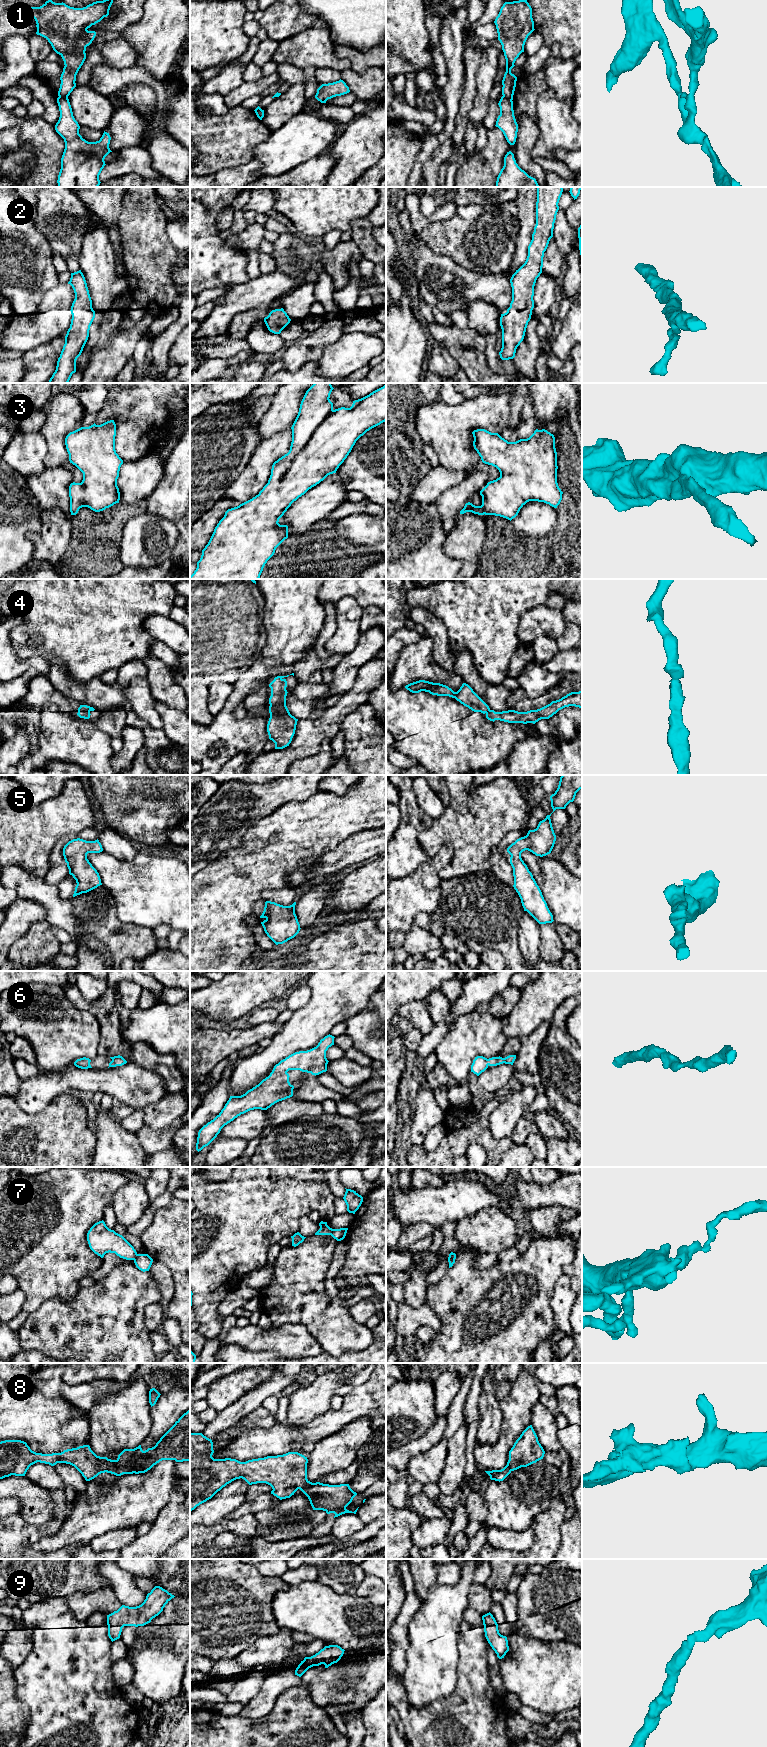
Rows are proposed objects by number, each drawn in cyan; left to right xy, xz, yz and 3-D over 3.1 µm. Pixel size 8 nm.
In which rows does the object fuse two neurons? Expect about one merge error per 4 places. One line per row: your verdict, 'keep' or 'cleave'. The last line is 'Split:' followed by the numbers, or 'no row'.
1: cleave
2: keep
3: keep
4: keep
5: keep
6: keep
7: cleave
8: keep
9: keep
Split: 1, 7

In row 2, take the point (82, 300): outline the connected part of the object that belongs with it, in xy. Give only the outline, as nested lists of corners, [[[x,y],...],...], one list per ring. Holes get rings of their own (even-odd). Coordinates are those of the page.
[[[81,270],[71,273],[68,282],[74,290],[75,299],[71,306],[71,324],[65,336],[65,344],[57,361],[56,370],[49,380],[49,383],[68,383],[72,374],[76,372],[76,360],[81,355],[89,337],[90,326],[95,318],[95,311],[92,308],[92,300],[89,294],[85,277]]]

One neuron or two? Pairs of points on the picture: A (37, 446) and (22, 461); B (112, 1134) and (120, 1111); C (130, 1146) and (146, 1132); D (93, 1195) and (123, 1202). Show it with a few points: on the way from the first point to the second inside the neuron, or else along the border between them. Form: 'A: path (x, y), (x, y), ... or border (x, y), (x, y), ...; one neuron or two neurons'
A: path (33, 450), (26, 457); one neuron
B: border (108, 1112), (118, 1121); two neurons
C: border (133, 1133), (147, 1155); two neurons
D: border (127, 1181), (115, 1191), (110, 1205); two neurons

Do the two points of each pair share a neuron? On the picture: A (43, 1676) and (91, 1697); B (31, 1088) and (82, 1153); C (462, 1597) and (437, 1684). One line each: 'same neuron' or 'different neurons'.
A: same neuron
B: different neurons
C: same neuron

